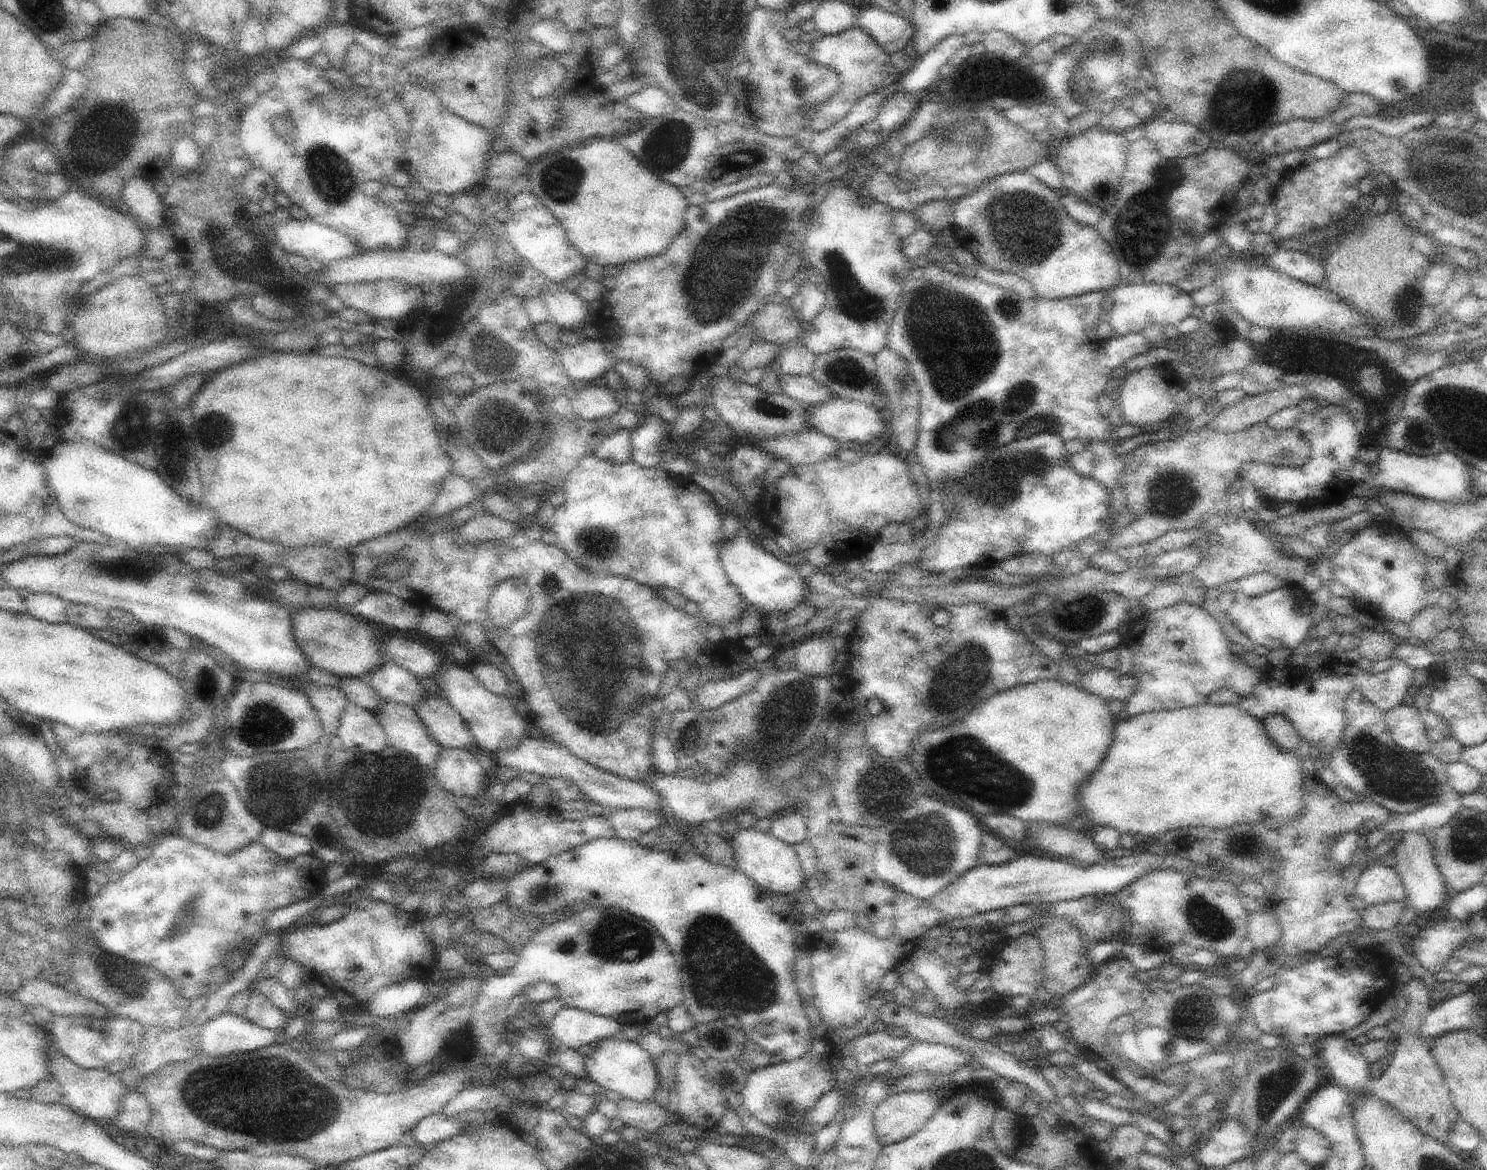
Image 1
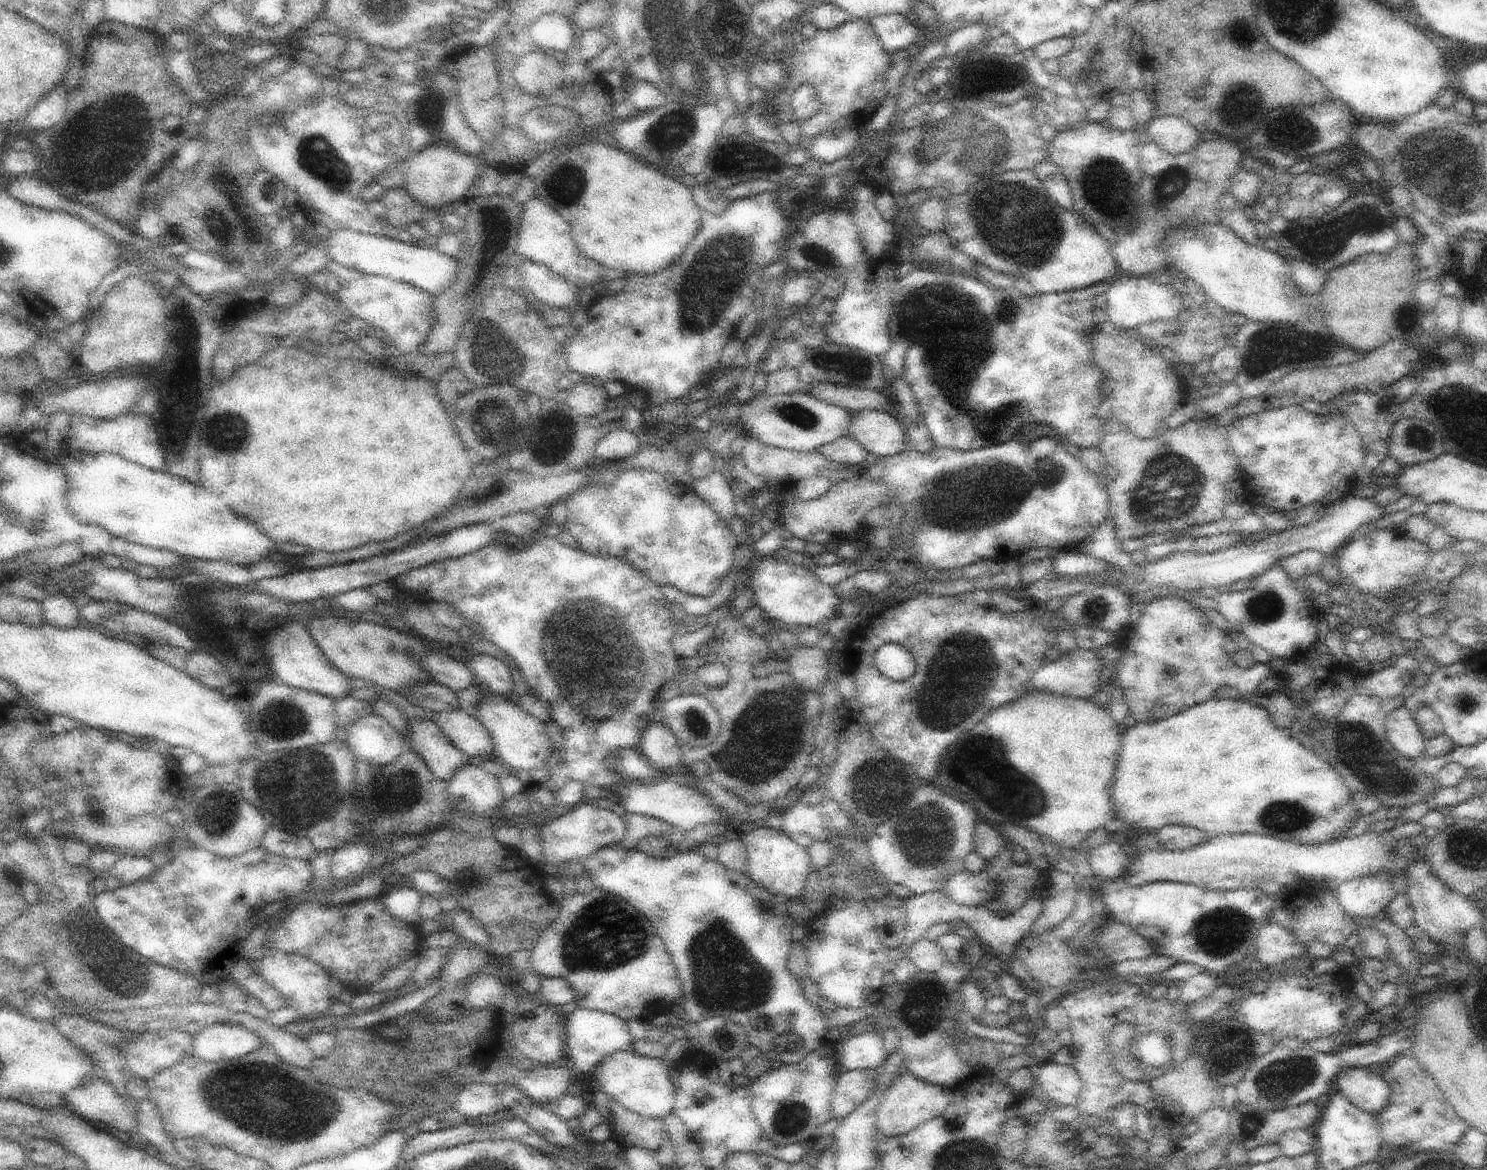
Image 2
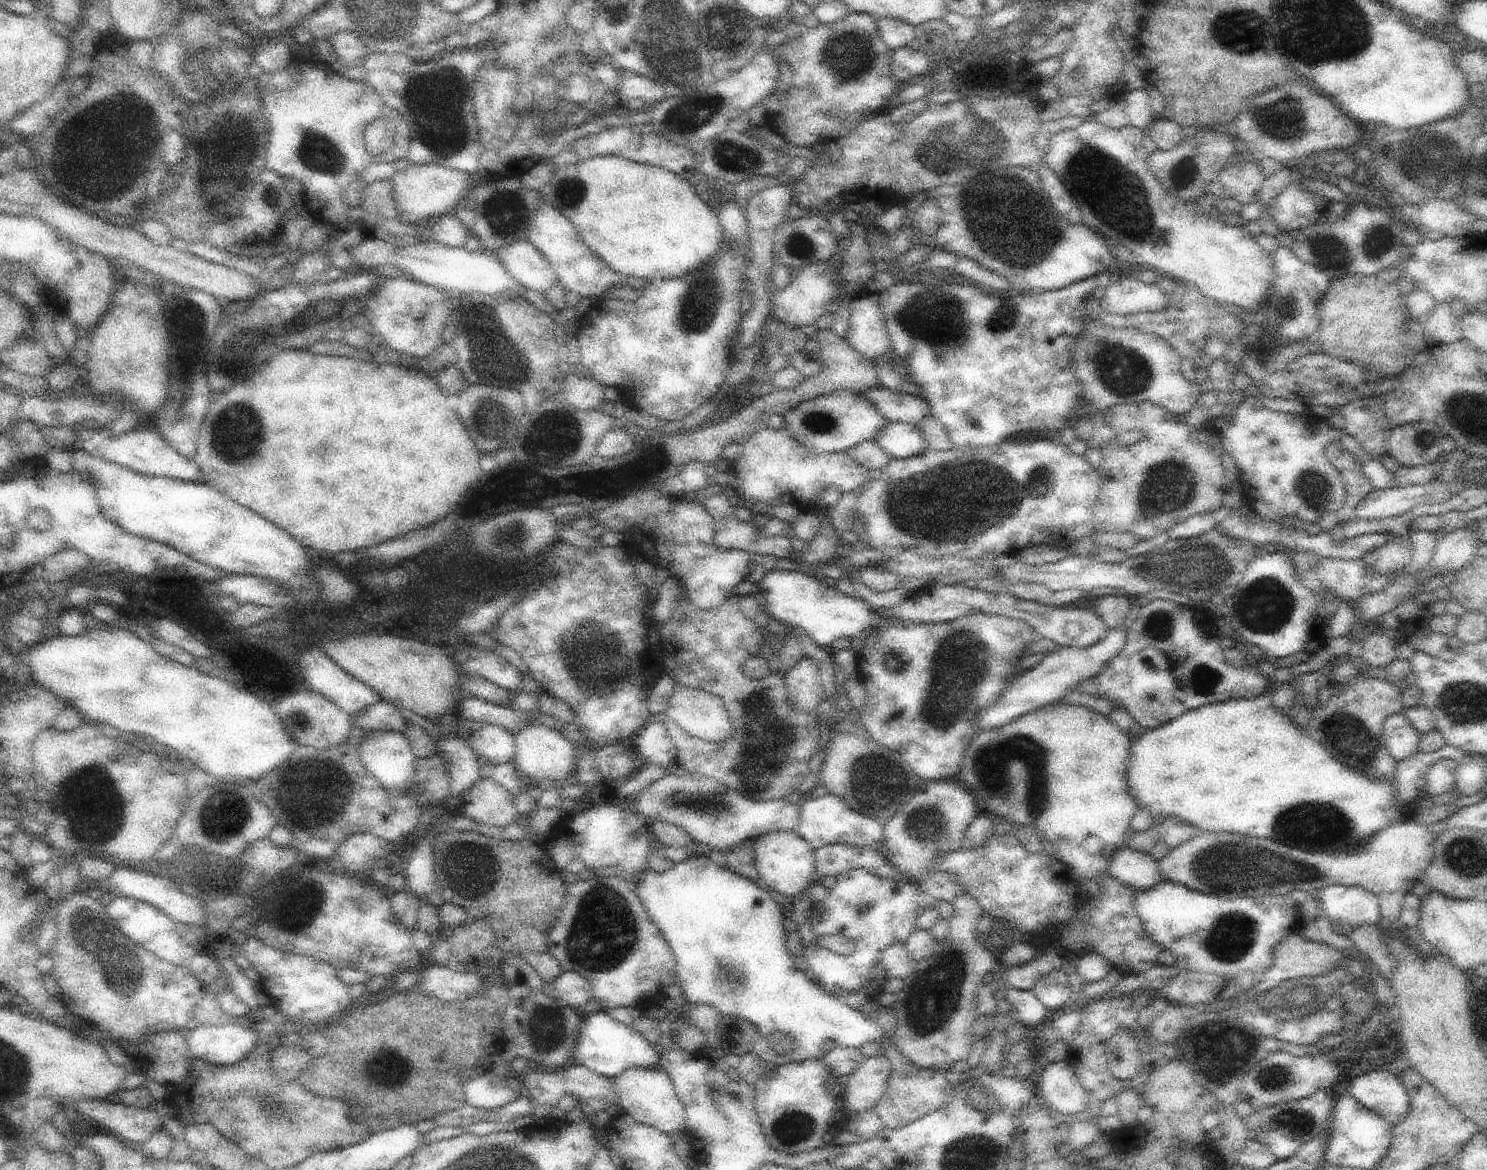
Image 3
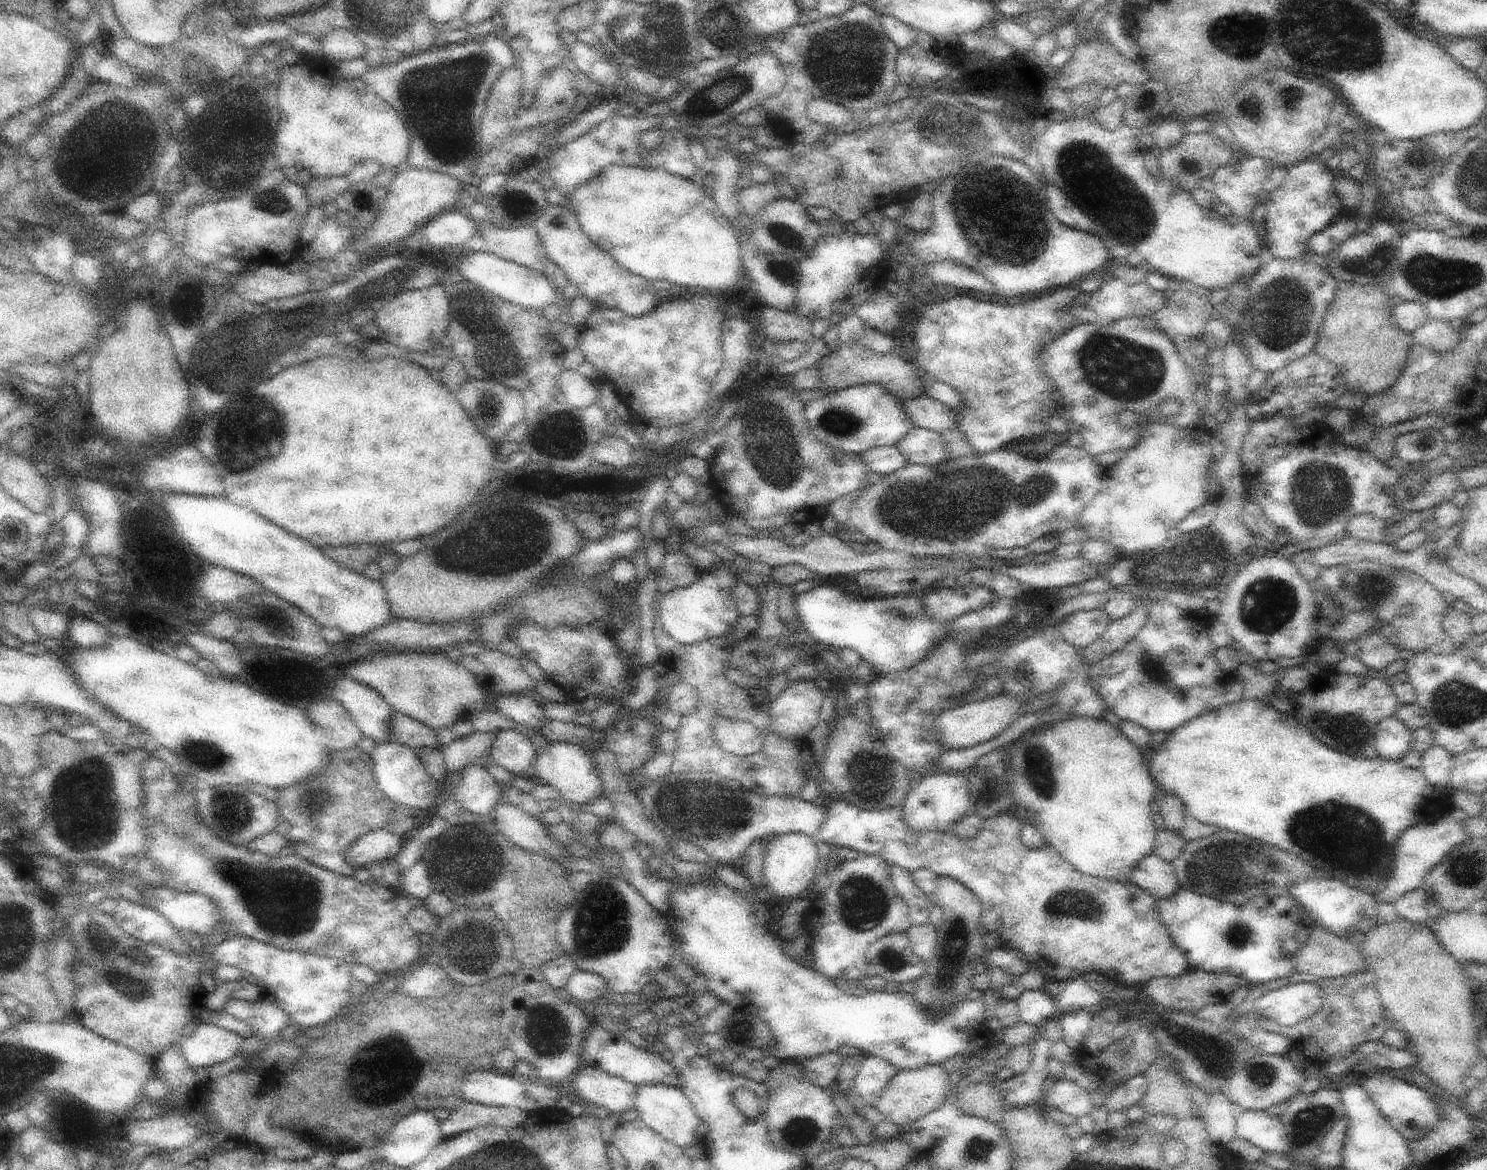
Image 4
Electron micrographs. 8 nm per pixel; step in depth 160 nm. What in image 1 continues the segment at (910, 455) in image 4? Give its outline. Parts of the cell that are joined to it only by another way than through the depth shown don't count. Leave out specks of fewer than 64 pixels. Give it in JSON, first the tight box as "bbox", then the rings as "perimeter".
{"bbox":[806,397,887,449],"perimeter":[[[832,397],[826,402],[810,405],[806,408],[806,422],[809,422],[812,429],[835,438],[844,445],[853,440],[865,449],[877,442],[887,428],[882,415],[880,415],[880,410],[876,409],[874,405],[862,401],[849,401],[842,397]]]}

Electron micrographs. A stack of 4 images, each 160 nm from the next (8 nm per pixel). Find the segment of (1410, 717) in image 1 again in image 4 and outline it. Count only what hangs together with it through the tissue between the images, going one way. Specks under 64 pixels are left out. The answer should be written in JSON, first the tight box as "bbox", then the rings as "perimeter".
{"bbox":[1375,715,1413,759],"perimeter":[[[1396,715],[1380,721],[1375,732],[1375,747],[1383,759],[1403,759],[1413,748],[1413,732]]]}

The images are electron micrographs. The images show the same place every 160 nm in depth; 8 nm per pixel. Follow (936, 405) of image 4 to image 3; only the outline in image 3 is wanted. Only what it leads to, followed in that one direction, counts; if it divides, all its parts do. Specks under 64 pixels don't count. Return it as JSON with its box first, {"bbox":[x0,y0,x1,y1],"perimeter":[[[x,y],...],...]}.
{"bbox":[863,385,930,424],"perimeter":[[[878,385],[867,390],[863,396],[887,421],[918,424],[922,417],[930,415],[929,404],[918,395],[893,391]]]}

